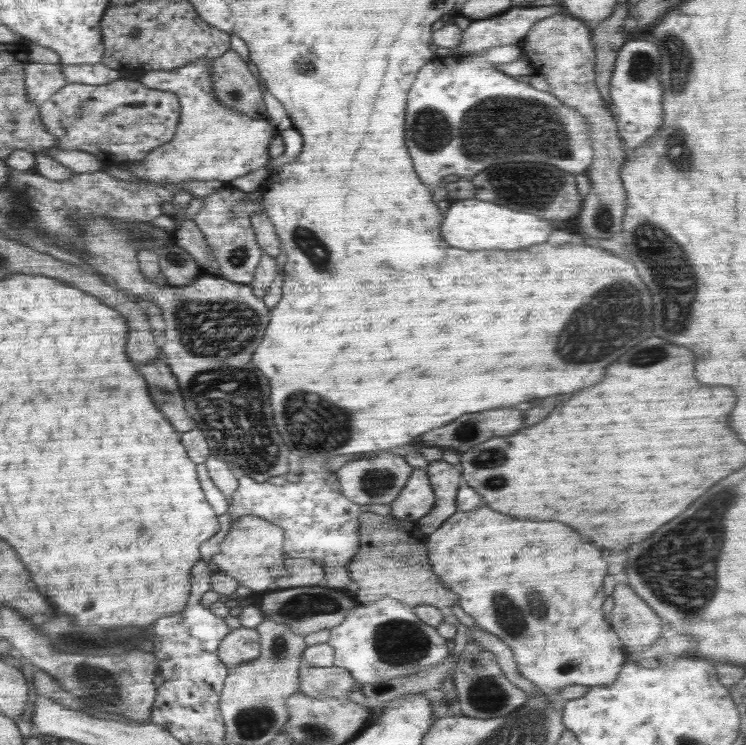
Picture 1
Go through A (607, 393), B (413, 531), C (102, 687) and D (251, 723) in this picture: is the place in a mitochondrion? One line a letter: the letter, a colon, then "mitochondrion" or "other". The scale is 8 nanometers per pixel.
A: other
B: other
C: mitochondrion
D: mitochondrion

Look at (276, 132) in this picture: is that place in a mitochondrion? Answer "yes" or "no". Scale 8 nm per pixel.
no

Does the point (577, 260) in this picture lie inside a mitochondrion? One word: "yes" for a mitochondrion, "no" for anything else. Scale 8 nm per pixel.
no

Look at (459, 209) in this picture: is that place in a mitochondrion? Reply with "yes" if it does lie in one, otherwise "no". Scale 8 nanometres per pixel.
no

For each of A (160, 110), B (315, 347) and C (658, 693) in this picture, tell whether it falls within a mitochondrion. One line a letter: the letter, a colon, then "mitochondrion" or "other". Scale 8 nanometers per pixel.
A: other
B: other
C: other

